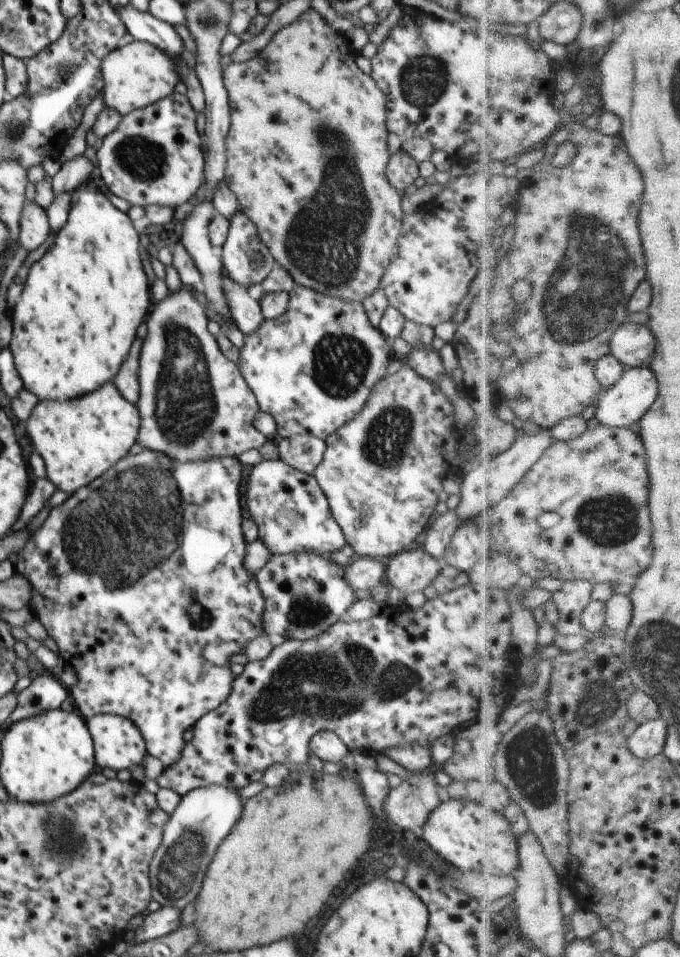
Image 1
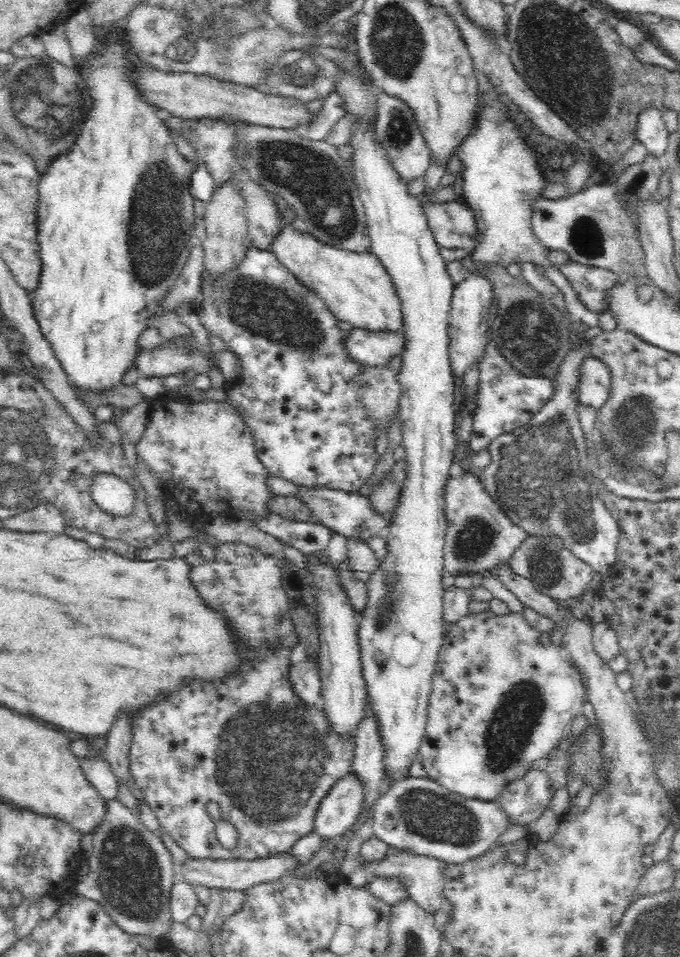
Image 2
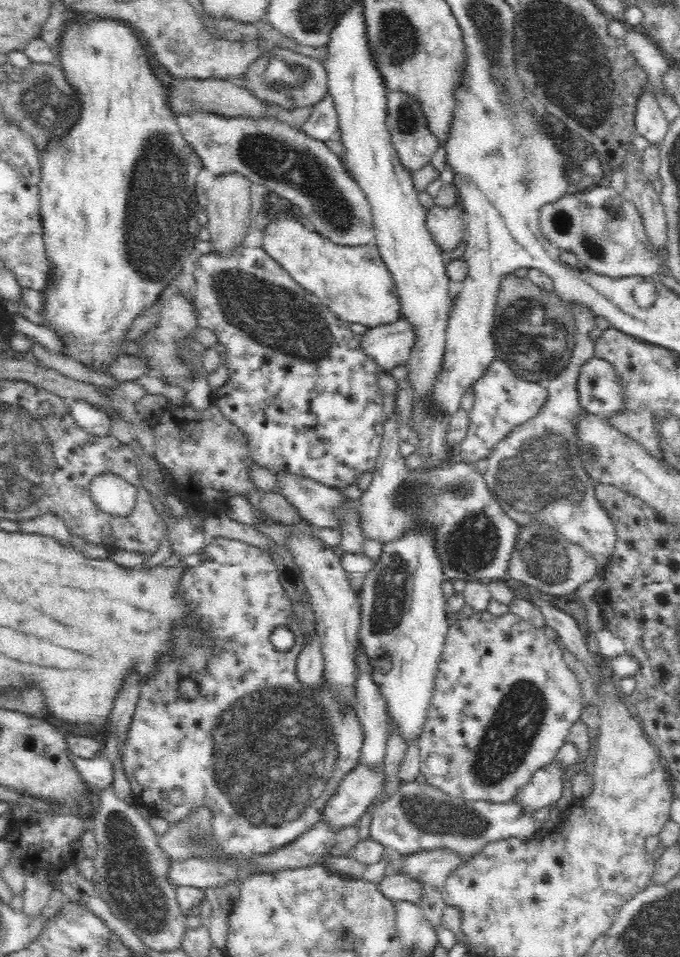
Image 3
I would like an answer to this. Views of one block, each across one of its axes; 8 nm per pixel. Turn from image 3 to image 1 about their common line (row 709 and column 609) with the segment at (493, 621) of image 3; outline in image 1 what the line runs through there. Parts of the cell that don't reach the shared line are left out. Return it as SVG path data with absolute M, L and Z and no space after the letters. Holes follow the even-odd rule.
M600 424L595 429L588 429L580 438L572 442L557 441L542 460L532 468L532 470L519 482L518 486L510 493L498 508L487 515L489 532L495 540L495 552L512 558L519 564L531 580L541 580L544 578L561 578L565 582L584 579L590 580L595 585L606 582L634 582L642 572L646 572L652 562L654 562L654 524L652 524L652 512L650 512L650 474L648 474L648 452L646 444L642 440L640 433L630 430L630 428L609 427Z

